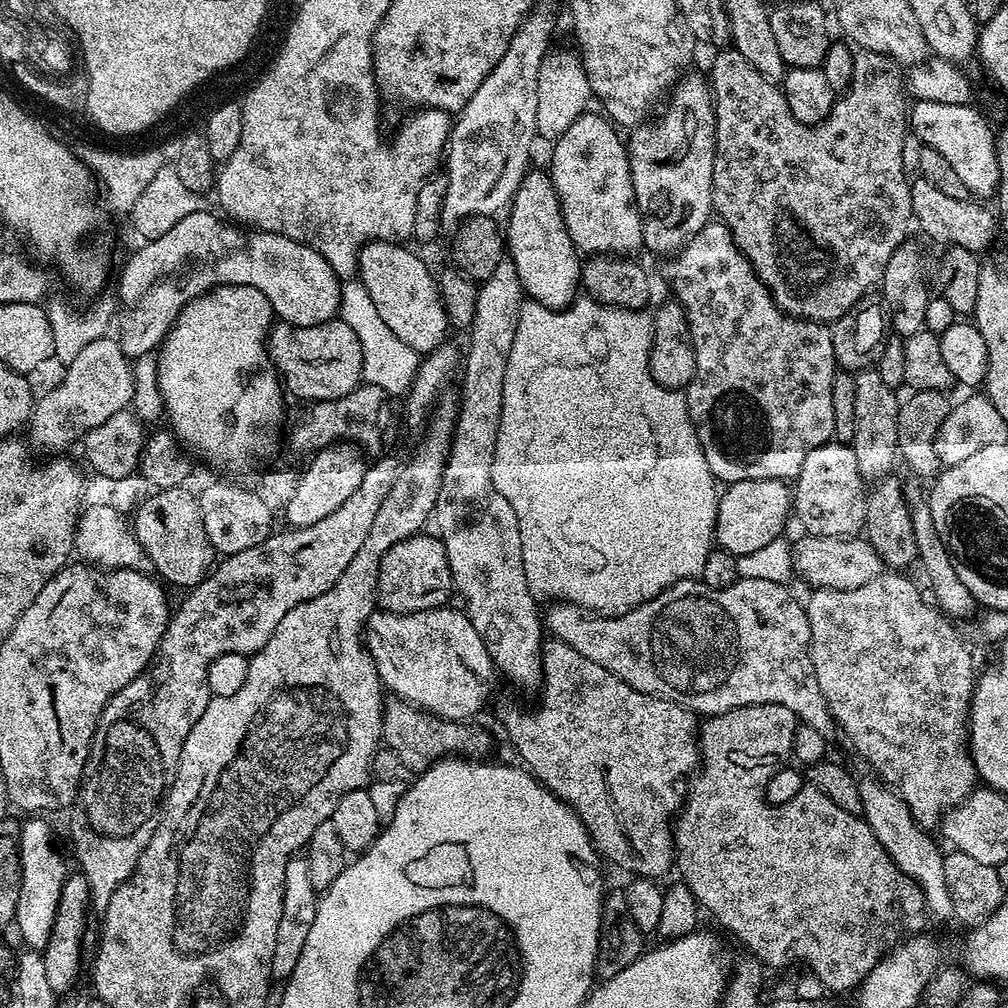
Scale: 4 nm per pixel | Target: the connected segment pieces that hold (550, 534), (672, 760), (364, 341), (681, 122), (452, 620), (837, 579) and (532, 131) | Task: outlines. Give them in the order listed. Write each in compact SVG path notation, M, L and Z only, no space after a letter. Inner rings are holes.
M577 298L559 310L542 306L536 300L523 301L505 368L501 420L494 450L493 486L517 514L526 582L537 597L552 596L548 598L576 604L602 616L619 616L621 612L653 600L662 589L680 580L699 577L706 554L714 547L718 481L706 462L704 448L688 413L685 393L675 388L663 388L654 382L648 369L651 348L652 316L647 311L615 308L591 298Z
M545 639L540 654L544 679L538 692L540 705L537 706L536 713L512 712L504 720L504 728L508 731L508 736L512 739L517 754L525 760L523 763L526 765L527 771L531 772L545 788L550 789L555 796L559 796L565 804L568 804L580 815L581 822L588 827L588 835L591 836L592 843L596 845L597 853L605 861L613 860L614 863L620 864L625 856L626 859L640 864L635 873L640 878L660 878L656 876L664 876L668 871L673 871L674 817L682 807L682 788L680 792L679 784L683 782L684 776L691 777L701 763L697 713L680 704L675 704L673 700L666 700L662 696L648 696L644 692L634 690L626 682L622 682L622 678L618 678L614 674L610 674L610 670L598 666L598 662L590 662L590 658L582 658L582 654L578 654L578 650L574 650L561 640Z
M359 278L343 281L338 316L346 322L346 326L350 326L350 330L354 330L354 334L358 334L358 342L362 346L363 383L373 384L392 394L403 393L412 384L421 357L397 340L394 331L382 322L382 317L378 314L369 291Z
M681 75L667 100L668 105L665 106L660 120L653 119L651 122L635 125L631 129L632 137L627 137L626 140L636 206L640 209L644 235L642 244L645 249L648 247L650 251L664 256L663 258L679 252L688 243L689 238L705 228L713 219L712 167L716 153L716 118L709 81L705 77L703 80L700 76Z
M452 606L431 608L425 612L402 614L377 610L372 613L362 629L362 639L368 654L376 664L381 685L393 693L393 697L416 705L425 713L457 722L467 721L467 716L480 712L488 695L492 692L492 674L494 665L487 645L477 630L469 622L463 611L455 612Z
M804 534L801 537L798 542L793 543L793 569L812 588L858 589L866 582L873 581L884 571L881 556L865 537L814 536L811 534Z
M548 4L535 7L522 23L514 38L506 46L506 54L498 58L498 66L486 74L482 86L474 90L474 98L466 102L466 106L455 117L448 133L446 145L446 194L444 195L444 209L440 215L440 226L444 230L455 229L461 220L469 216L492 216L496 211L507 209L516 187L520 184L528 164L528 151L532 148L532 139L538 136L538 88L541 61L550 52L548 42L552 38L552 31L556 28L556 16Z

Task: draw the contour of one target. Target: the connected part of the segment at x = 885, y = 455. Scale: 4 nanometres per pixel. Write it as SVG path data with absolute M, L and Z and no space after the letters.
M867 367L864 371L855 373L856 385L854 386L854 438L851 447L854 458L858 458L858 470L865 482L884 480L893 475L895 464L898 464L898 410L900 400L897 393L886 382L882 382L882 374L875 367Z

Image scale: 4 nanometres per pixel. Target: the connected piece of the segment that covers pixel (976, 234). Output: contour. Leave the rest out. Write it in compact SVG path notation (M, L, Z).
M922 178L911 181L912 186L912 214L915 223L920 223L920 228L932 240L937 240L940 246L957 244L966 250L977 254L983 253L983 248L998 236L998 220L988 208L983 208L983 203L969 198L950 198L938 190L938 186L930 186Z

